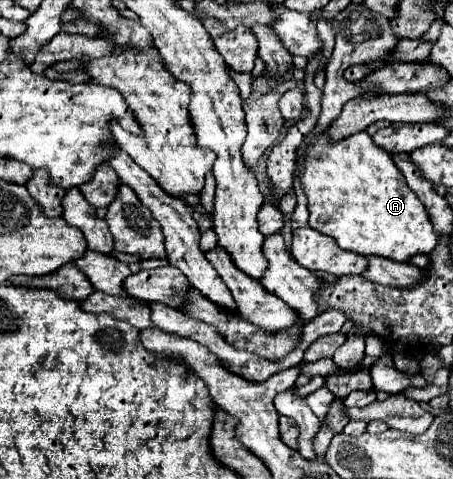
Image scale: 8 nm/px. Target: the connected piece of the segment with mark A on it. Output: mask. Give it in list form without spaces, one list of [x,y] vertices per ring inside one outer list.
[[[327,131],[317,133],[303,147],[301,159],[295,161],[301,187],[309,201],[309,225],[329,237],[333,237],[341,249],[359,255],[381,255],[393,261],[409,261],[411,255],[431,253],[437,245],[437,233],[429,221],[429,215],[417,195],[407,187],[403,173],[395,167],[391,155],[383,147],[375,145],[363,131],[345,139],[333,141]]]

